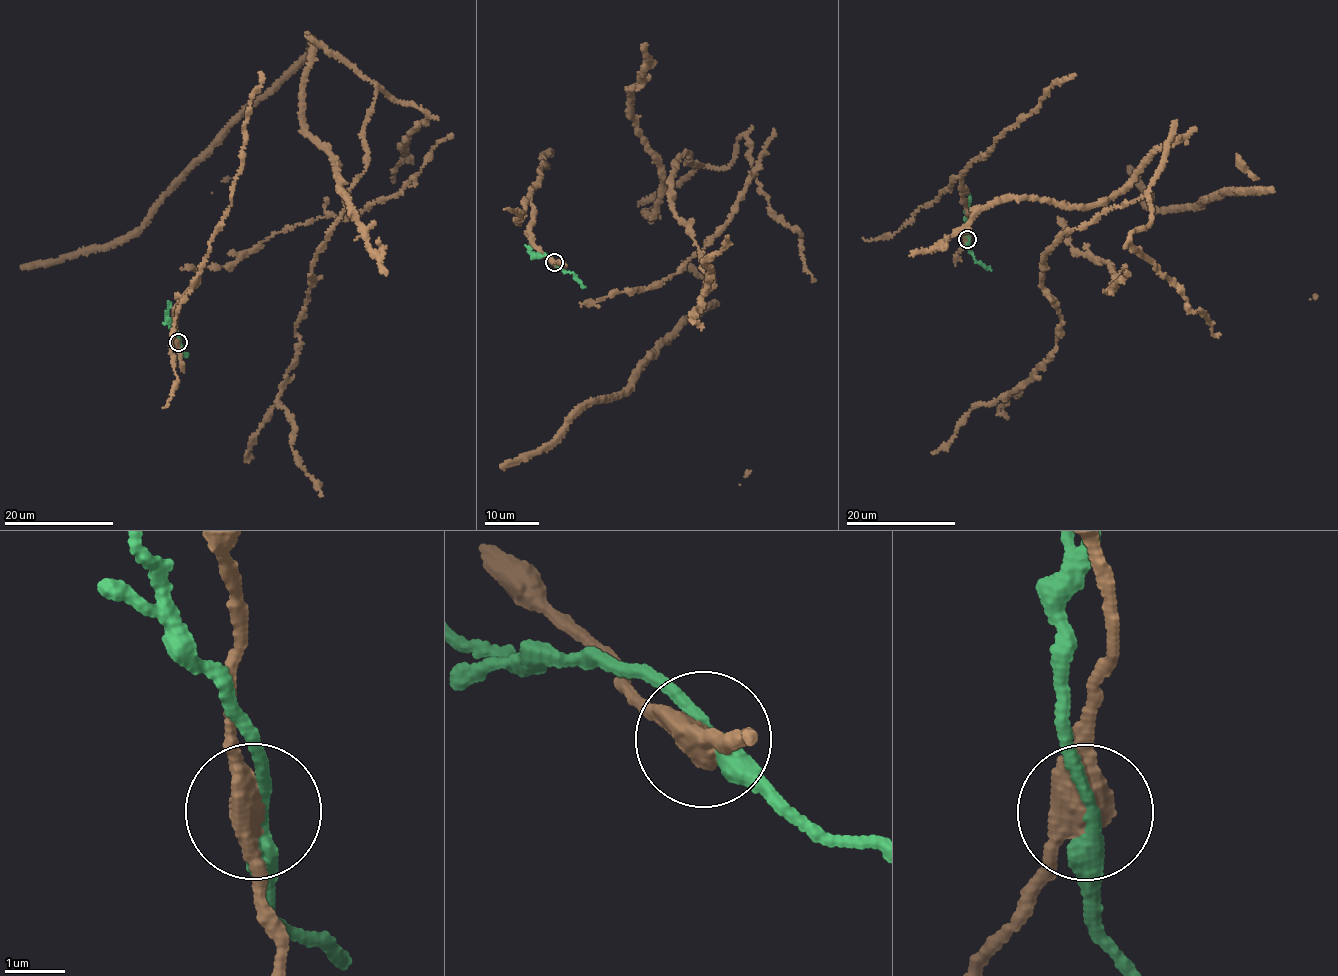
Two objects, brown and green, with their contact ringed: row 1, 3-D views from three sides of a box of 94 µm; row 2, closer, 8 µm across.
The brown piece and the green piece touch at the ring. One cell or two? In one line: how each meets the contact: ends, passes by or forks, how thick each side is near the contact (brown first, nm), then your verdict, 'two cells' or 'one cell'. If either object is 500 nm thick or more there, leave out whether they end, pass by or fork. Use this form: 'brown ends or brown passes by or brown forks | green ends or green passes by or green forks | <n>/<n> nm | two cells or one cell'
brown passes by | green passes by | 480/280 nm | two cells

